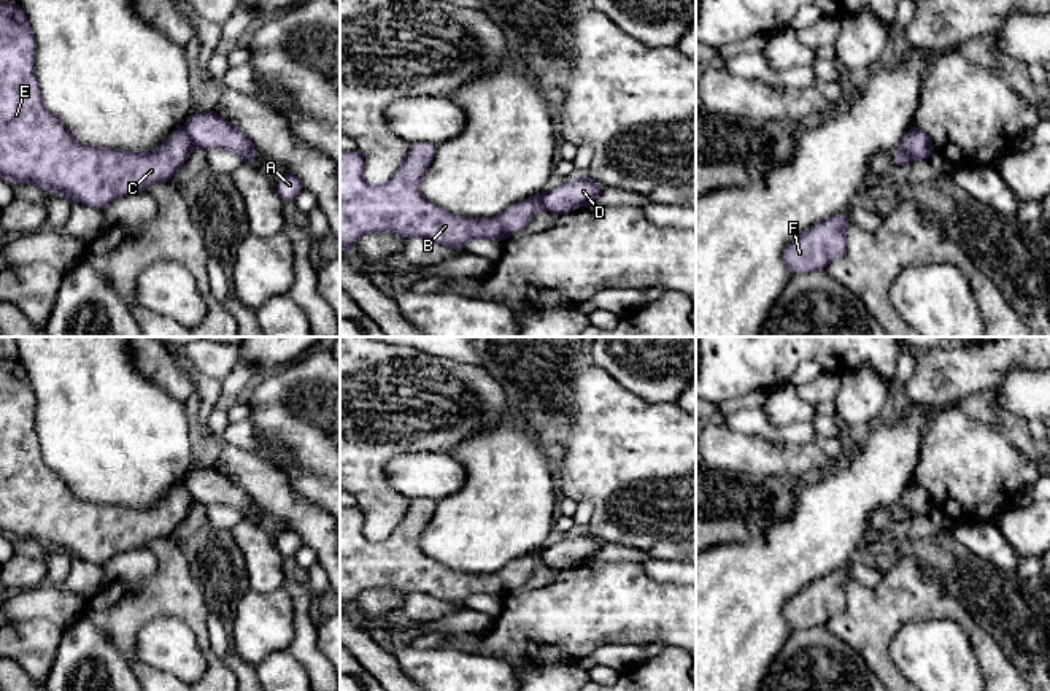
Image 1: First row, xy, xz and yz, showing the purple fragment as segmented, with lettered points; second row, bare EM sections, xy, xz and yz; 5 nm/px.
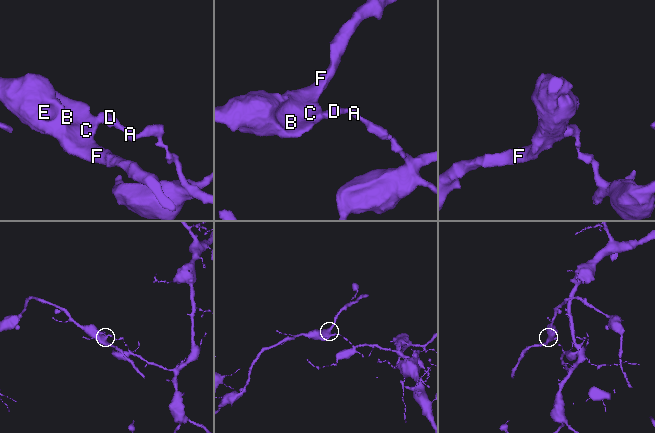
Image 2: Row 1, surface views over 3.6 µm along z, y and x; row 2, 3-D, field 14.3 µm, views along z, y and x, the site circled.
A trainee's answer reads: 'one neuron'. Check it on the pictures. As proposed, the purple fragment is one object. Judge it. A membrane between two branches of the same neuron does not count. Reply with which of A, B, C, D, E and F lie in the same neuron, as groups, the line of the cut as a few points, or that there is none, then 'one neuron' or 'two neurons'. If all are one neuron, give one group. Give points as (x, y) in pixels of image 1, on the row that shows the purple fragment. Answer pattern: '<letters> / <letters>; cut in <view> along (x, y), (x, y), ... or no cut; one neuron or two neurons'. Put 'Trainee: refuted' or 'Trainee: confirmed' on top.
Trainee: refuted
A D / B C E F; cut in xy along (183, 127), (194, 145); two neurons

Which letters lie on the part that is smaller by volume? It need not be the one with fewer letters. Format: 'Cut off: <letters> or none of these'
Cut off: B, C, E, F

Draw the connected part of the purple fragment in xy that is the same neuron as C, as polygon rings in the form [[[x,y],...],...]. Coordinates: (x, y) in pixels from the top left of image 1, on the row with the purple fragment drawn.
[[[0,3],[0,176],[11,183],[37,184],[43,191],[68,197],[100,211],[130,194],[146,192],[152,184],[172,181],[192,151],[192,138],[184,129],[170,133],[164,145],[149,152],[95,148],[76,140],[44,106],[37,78],[37,40],[24,10],[16,3]]]

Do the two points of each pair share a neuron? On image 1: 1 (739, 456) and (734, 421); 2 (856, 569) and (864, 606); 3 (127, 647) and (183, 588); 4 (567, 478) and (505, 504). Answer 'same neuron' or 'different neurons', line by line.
1: different neurons
2: different neurons
3: same neuron
4: different neurons

